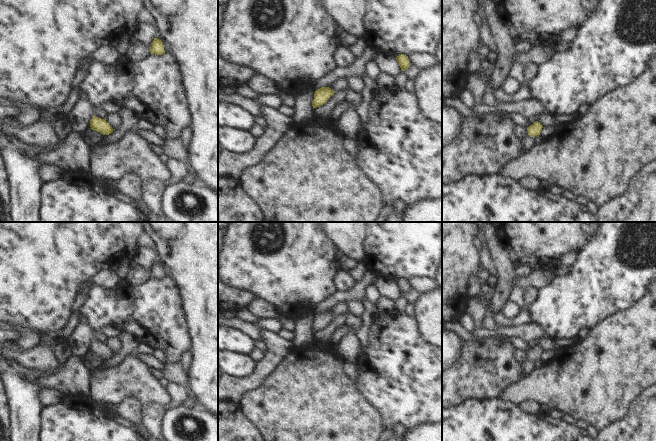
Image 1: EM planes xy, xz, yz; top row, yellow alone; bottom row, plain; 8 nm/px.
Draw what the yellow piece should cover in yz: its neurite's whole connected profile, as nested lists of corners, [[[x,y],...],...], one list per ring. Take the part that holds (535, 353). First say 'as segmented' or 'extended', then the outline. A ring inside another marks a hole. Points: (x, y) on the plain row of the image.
extended; [[[538,345],[527,352],[528,359],[522,364],[522,377],[528,376],[536,369],[534,361],[540,359],[542,352],[543,350]]]

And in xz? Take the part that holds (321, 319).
as segmented; [[[322,311],[314,316],[314,323],[312,325],[313,332],[320,331],[325,328],[327,324],[334,318],[335,315],[329,311]]]

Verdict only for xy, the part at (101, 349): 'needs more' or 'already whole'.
already whole

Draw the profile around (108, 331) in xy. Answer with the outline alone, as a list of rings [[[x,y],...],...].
[[[104,326],[100,329],[103,333],[103,335],[109,339],[109,338],[115,338],[118,337],[121,333],[121,331],[113,326]]]

